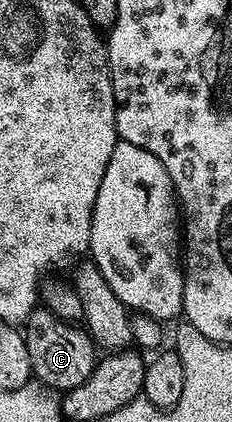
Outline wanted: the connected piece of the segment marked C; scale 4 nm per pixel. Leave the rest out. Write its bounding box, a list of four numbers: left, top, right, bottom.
[23,309,98,393]

